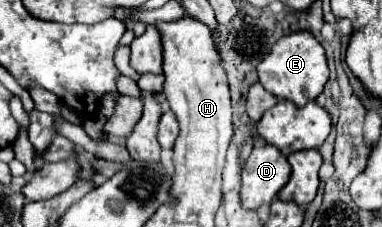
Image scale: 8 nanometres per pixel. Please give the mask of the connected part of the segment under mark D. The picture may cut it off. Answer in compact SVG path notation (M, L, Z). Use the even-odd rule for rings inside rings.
M270 144L254 146L252 154L244 162L240 204L244 210L256 210L262 204L270 204L282 186L288 182L290 164Z

